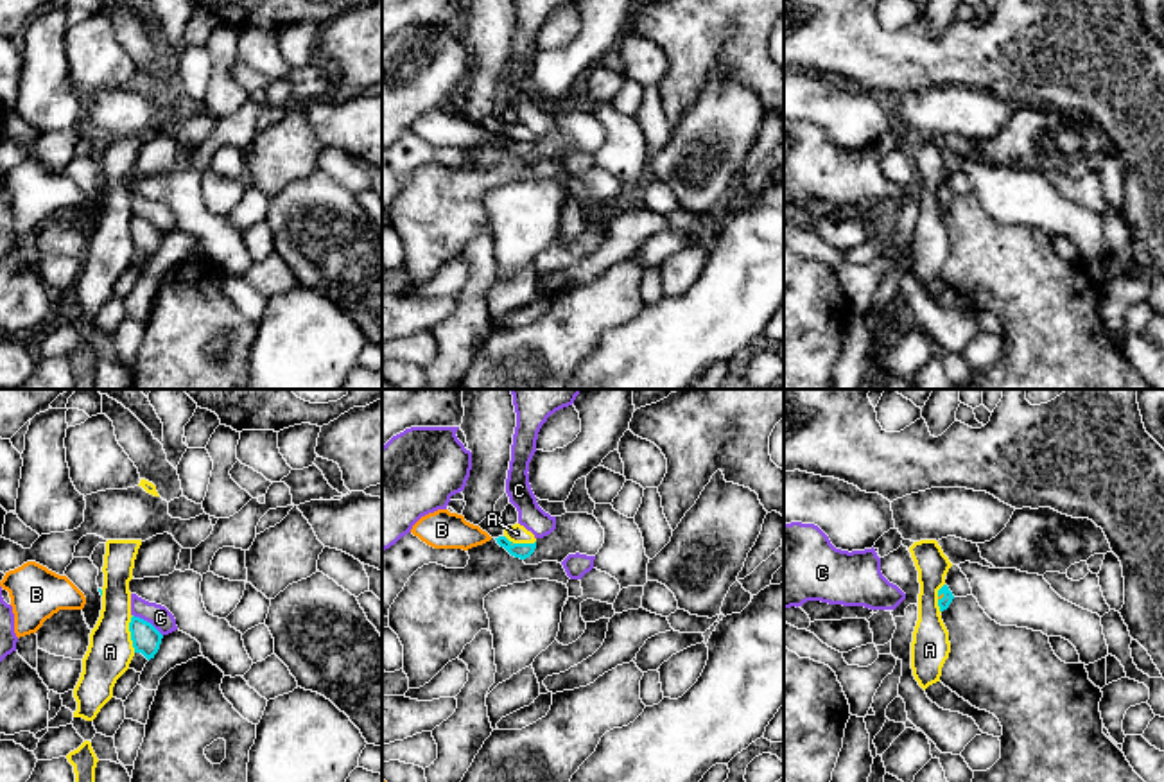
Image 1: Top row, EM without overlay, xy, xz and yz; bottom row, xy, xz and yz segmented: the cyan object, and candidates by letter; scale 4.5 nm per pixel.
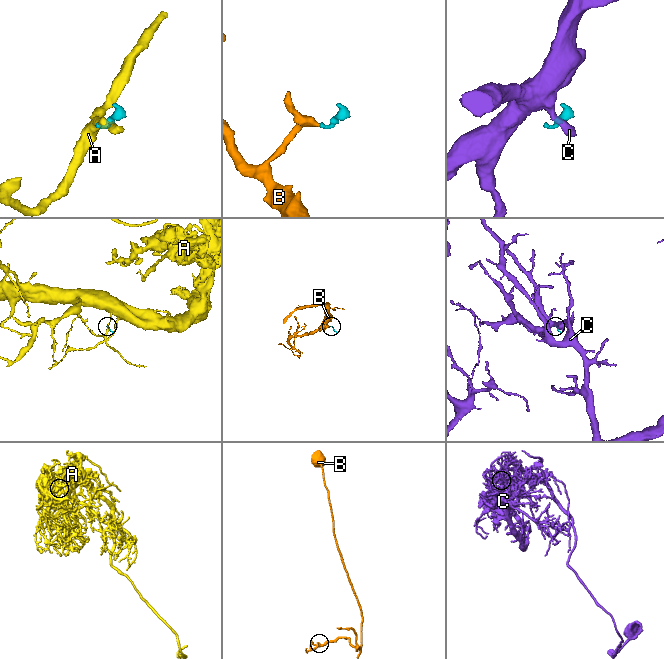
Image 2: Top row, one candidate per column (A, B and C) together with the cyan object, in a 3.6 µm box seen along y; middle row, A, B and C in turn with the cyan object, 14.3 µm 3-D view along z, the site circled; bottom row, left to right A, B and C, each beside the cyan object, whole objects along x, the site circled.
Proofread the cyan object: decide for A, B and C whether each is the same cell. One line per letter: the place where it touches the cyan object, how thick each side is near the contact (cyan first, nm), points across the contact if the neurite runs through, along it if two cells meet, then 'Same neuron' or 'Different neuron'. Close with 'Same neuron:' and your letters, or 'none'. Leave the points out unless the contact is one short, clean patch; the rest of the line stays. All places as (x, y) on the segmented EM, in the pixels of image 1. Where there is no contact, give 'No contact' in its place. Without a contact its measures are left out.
A: Touches cyan at xy (131, 634). Thickness 130 nm (cyan) against 200 nm. Boundary: xy (131, 616), (130, 639), (135, 651). Different neuron
B: Touches cyan at yz (944, 596). Thickness 50 nm (cyan) against 20 nm. Path across: yz (947, 598), (944, 596), (942, 594). Same neuron
C: Touches cyan at xy (146, 621). Thickness 130 nm (cyan) against 100 nm. Boundary: xy (133, 614), (146, 619), (162, 635). Different neuron
Same neuron: B

